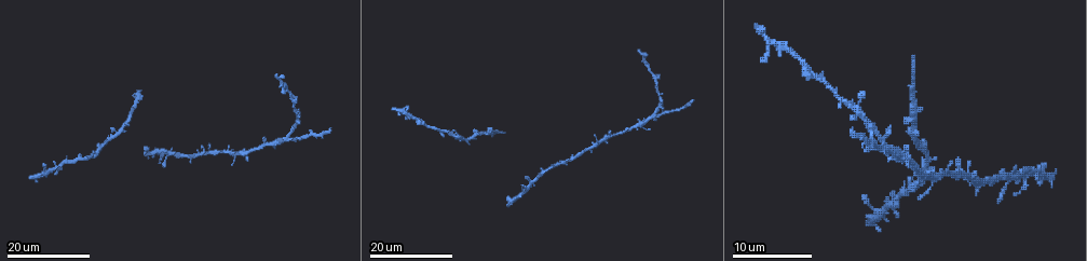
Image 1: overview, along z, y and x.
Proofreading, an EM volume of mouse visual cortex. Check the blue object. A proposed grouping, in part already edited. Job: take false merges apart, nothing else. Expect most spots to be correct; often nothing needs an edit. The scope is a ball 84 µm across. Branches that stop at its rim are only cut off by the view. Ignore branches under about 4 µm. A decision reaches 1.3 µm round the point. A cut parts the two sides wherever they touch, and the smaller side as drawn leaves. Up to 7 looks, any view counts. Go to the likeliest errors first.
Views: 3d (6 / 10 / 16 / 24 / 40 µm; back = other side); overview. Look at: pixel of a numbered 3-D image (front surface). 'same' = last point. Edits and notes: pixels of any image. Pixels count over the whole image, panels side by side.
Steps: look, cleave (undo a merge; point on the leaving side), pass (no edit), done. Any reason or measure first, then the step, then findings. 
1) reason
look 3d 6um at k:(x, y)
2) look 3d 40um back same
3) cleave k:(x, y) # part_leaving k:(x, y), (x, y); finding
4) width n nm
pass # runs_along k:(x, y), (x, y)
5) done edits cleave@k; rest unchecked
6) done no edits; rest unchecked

three arms meet
look 3d 16um at 1:(916, 130)

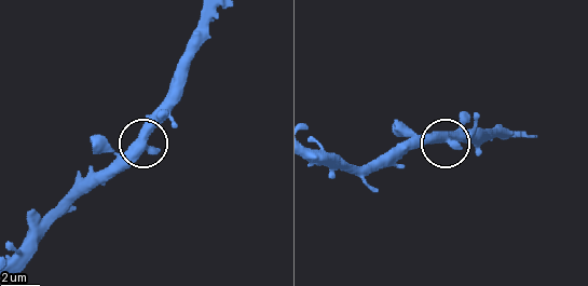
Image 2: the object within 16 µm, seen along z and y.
look 3d 10um at 2:(139, 136)

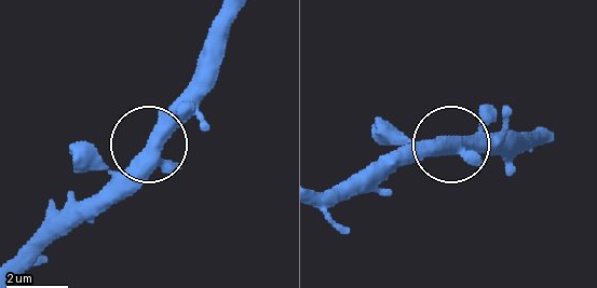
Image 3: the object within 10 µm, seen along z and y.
width 400 nm
pass # continuous, no second cell

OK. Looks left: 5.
calibre changes
look 3d 16um at 1:(649, 66)

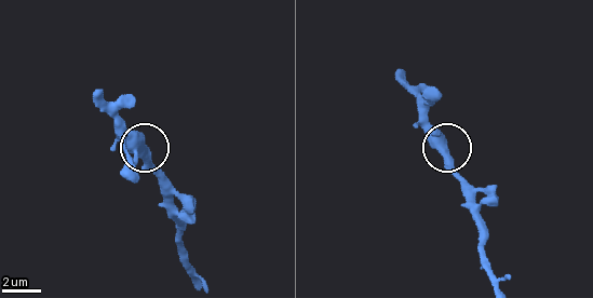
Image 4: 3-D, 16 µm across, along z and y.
look 3d 10um at 4:(444, 155)

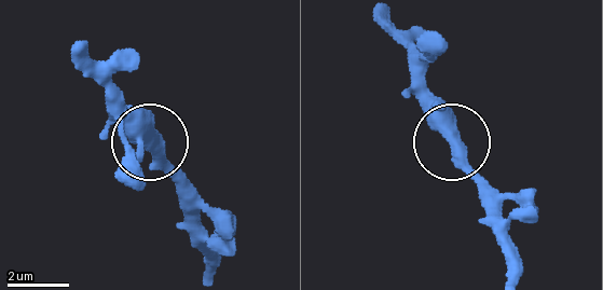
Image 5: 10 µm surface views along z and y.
pass # continuous, no second cell

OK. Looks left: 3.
four or more arms meet
look 3d 24um at 1:(170, 153)

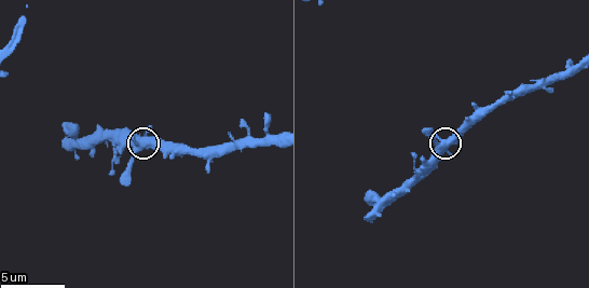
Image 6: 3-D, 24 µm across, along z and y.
look 3d 6um at 6:(442, 143)

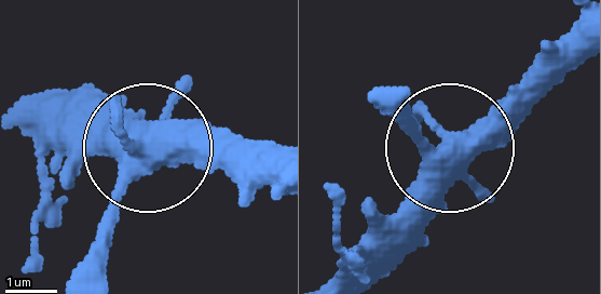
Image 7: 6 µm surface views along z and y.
side_arm 9 um
pass # runs_along 7:(578, 32), (338, 274); one cell here

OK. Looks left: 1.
done no edits; rest unchecked

